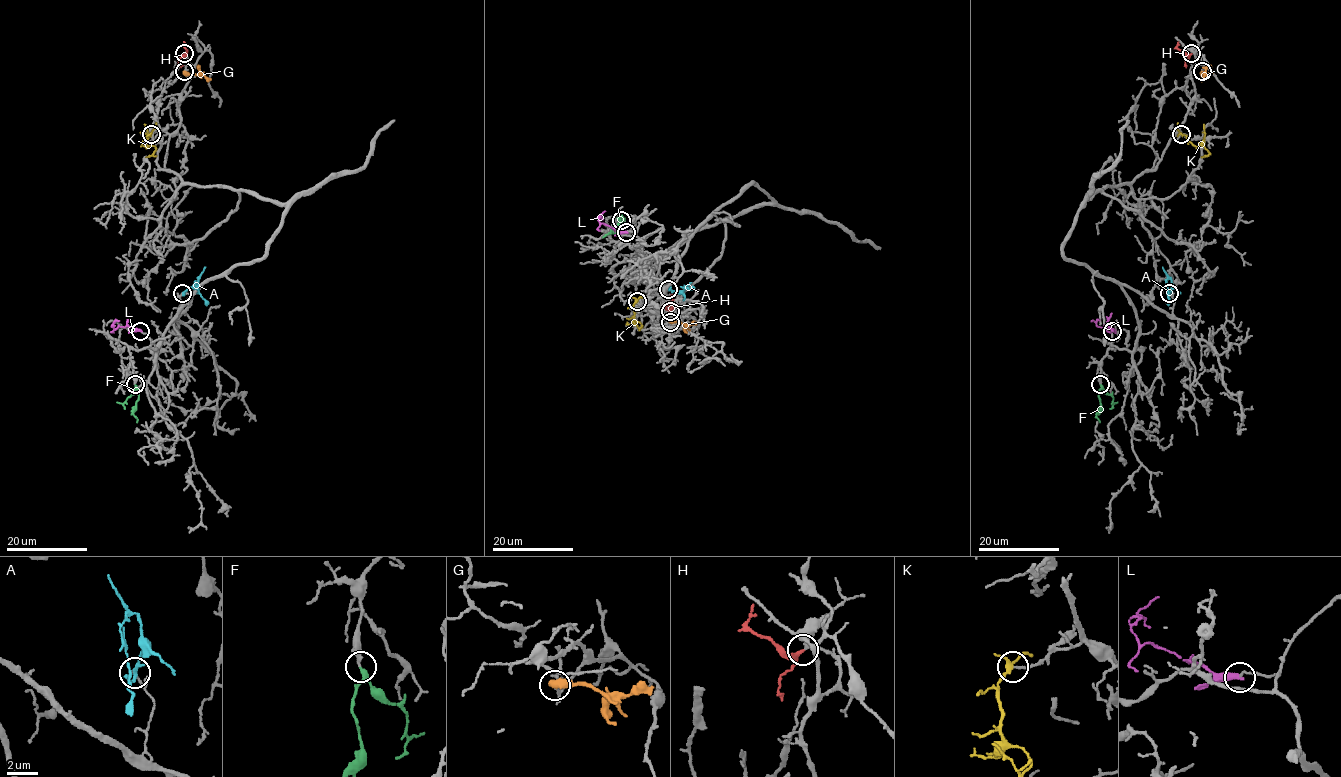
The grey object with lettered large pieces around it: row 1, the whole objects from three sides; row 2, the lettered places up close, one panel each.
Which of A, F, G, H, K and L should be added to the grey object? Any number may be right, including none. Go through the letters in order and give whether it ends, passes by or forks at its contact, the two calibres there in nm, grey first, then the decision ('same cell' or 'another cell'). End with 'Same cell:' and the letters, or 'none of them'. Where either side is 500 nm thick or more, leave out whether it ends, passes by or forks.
A: it passes by; 130 nm thick on the grey side, 200 nm on the other; another cell
F: it passes by; 240 nm thick on the grey side, 240 nm on the other; same cell
G: 170 nm thick on the grey side, 600 nm on the other; another cell
H: it passes by; 200 nm thick on the grey side, 300 nm on the other; same cell
K: it forks there; 150 nm thick on the grey side, 240 nm on the other; same cell
L: it ends there; 120 nm thick on the grey side, 420 nm on the other; another cell
Same cell: F, H, K

